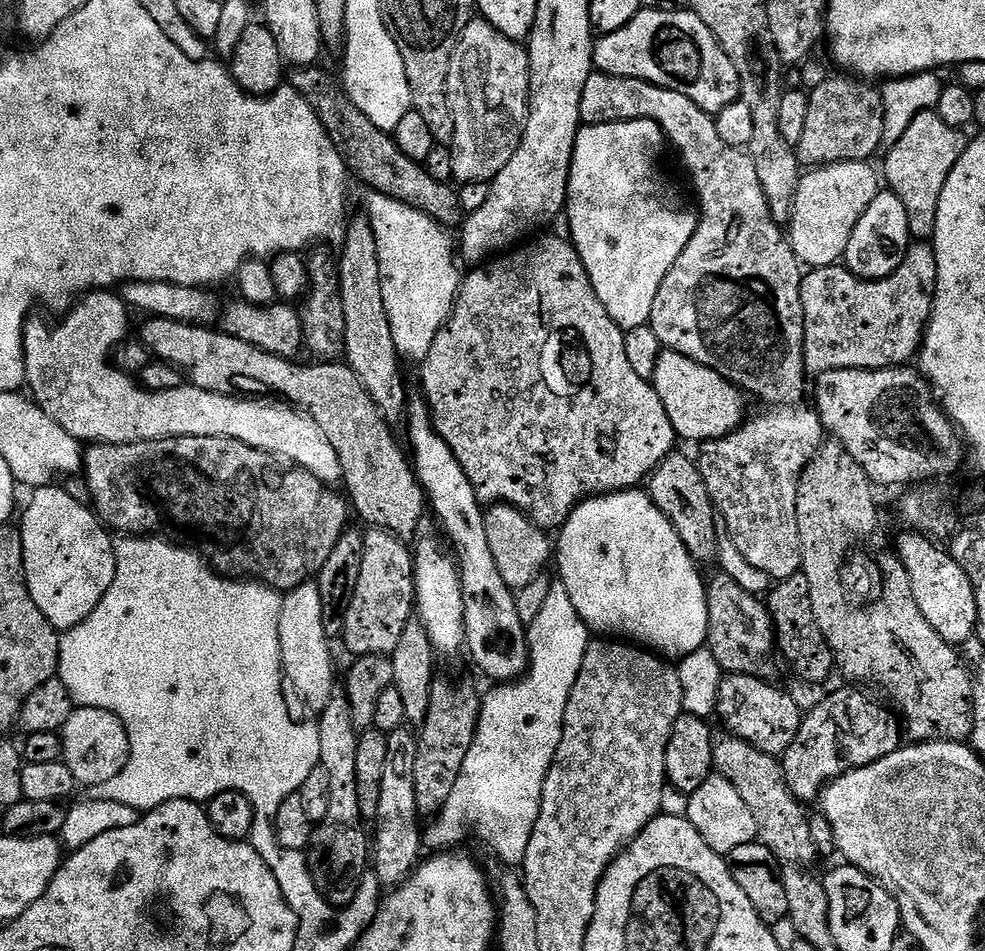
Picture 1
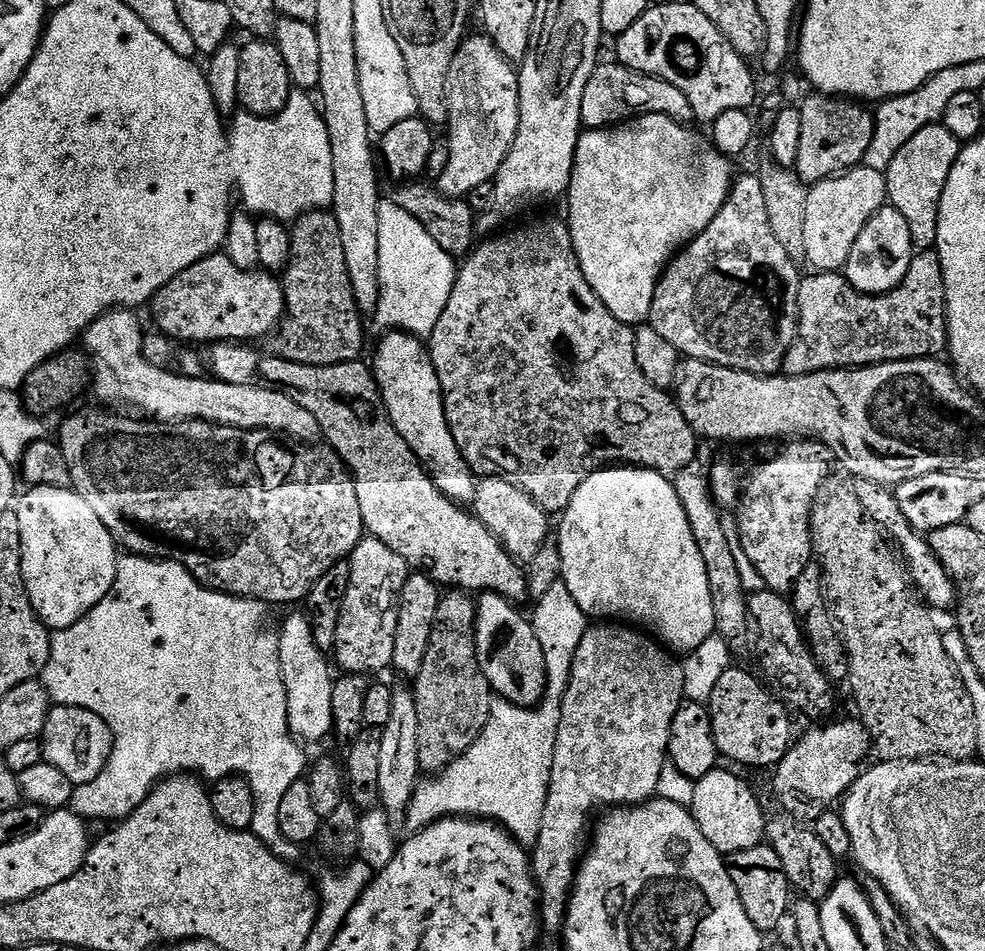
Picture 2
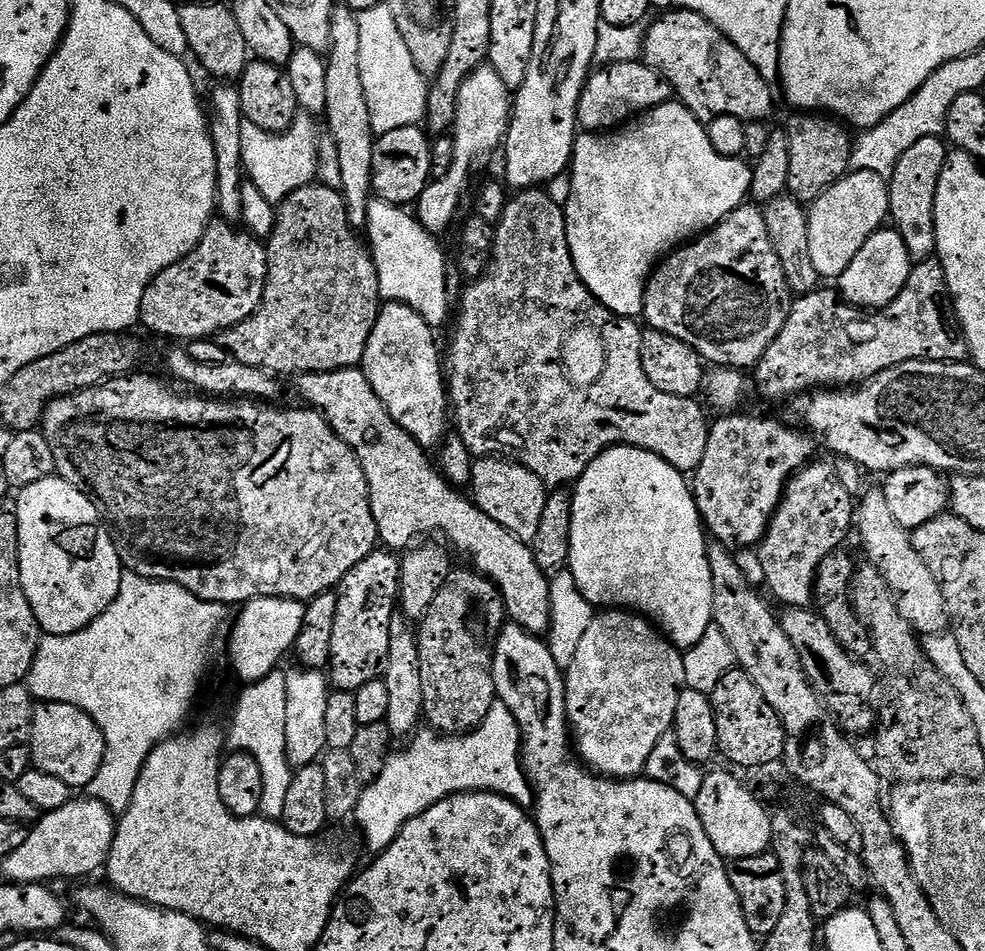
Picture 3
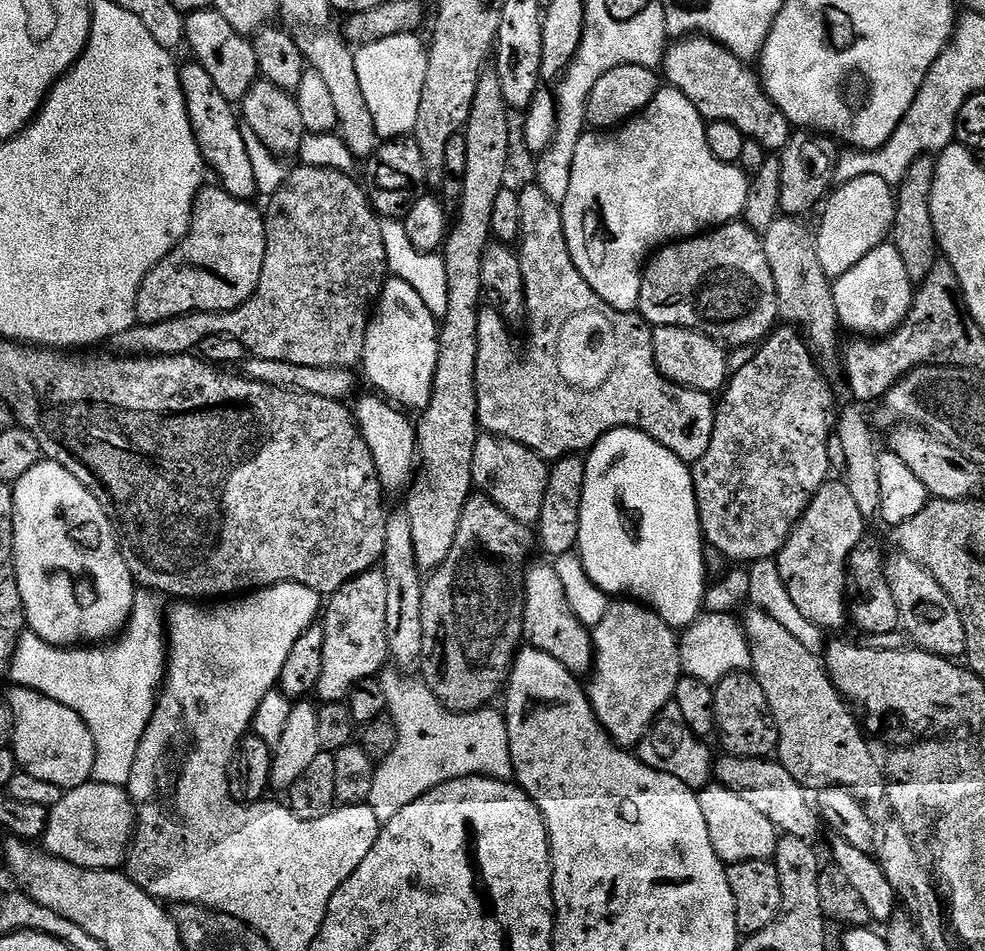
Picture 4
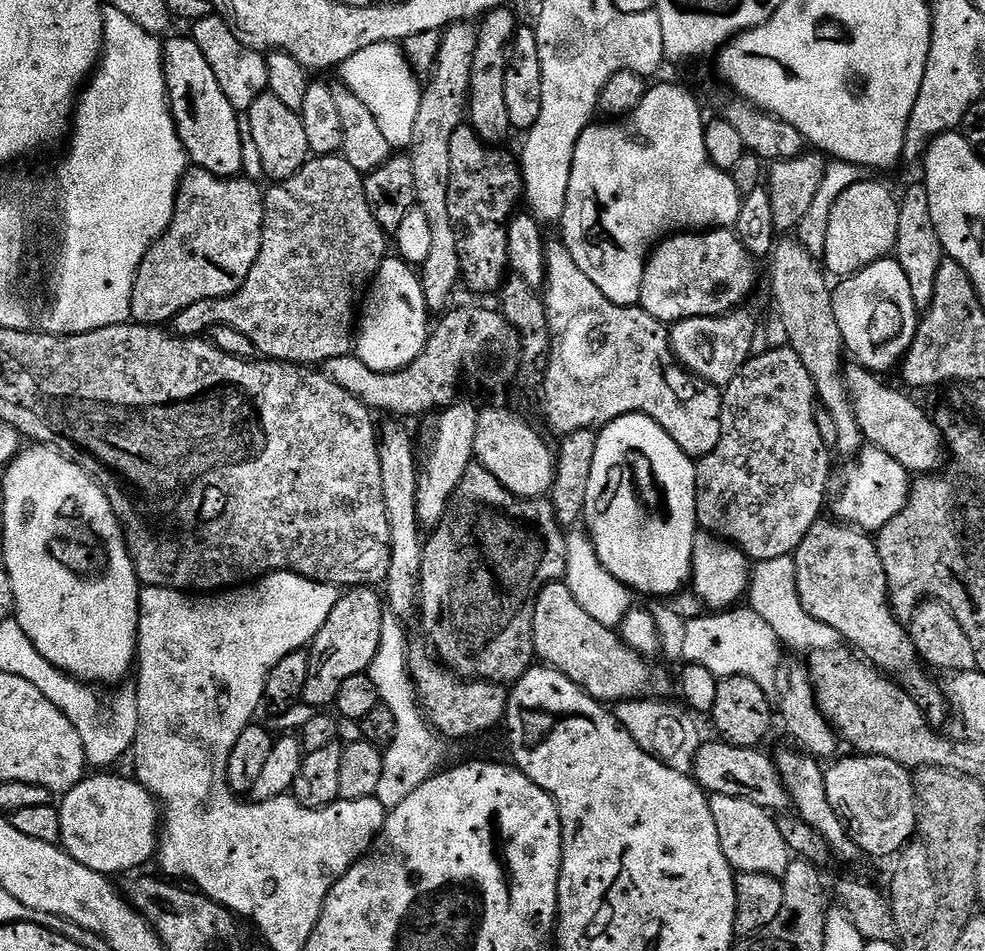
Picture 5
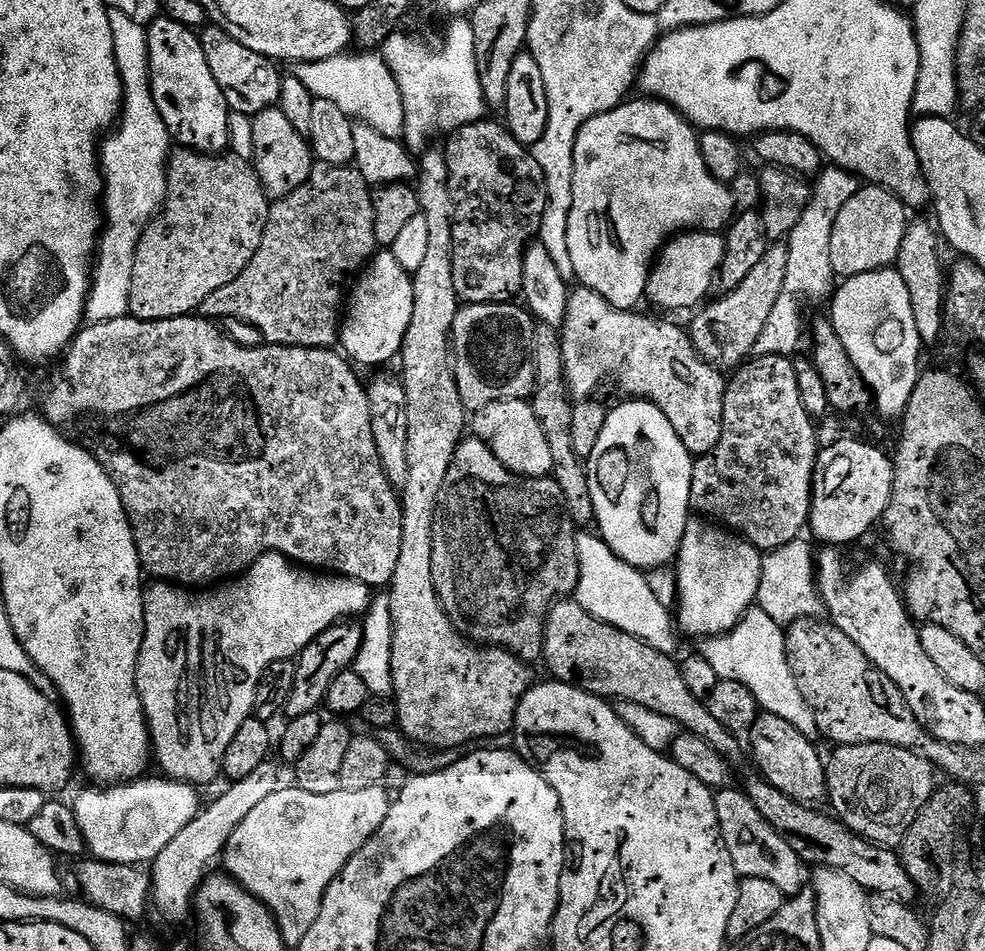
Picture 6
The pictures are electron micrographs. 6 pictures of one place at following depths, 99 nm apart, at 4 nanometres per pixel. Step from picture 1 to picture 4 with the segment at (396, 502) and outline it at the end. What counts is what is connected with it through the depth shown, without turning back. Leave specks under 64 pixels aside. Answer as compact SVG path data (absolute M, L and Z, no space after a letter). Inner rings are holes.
M383 395L364 396L354 407L354 421L374 460L380 479L380 487L385 493L407 489L418 464L416 454L416 426L397 405L389 402ZM551 563L536 564L527 569L524 577L524 640L529 645L555 658L577 678L584 678L592 670L592 634L573 615L562 590L555 567Z

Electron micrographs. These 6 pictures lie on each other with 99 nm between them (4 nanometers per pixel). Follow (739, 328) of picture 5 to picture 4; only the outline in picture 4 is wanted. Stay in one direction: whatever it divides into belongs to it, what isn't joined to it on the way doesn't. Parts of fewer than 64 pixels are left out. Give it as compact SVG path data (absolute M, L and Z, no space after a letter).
M653 327L652 345L654 346L654 362L658 366L660 374L673 384L693 388L699 392L716 394L727 385L730 379L727 356L729 353L726 351L725 345L711 340L706 333L696 328Z

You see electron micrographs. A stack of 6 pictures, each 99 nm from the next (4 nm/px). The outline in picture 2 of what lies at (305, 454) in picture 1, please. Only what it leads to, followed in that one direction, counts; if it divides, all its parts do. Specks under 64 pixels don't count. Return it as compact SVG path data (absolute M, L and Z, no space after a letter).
M126 308L110 310L82 333L82 348L90 357L90 388L104 403L101 405L112 410L131 410L156 422L205 420L231 428L285 432L296 442L312 442L320 436L314 414L274 388L254 384L234 386L215 378L191 380L167 368L150 366L142 355L145 329L140 328L136 315Z

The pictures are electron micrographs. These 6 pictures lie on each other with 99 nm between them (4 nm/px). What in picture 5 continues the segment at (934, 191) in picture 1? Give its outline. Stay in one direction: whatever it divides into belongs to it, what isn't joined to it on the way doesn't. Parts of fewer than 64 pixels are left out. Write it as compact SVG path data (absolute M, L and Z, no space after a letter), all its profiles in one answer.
M923 183L916 185L898 200L898 239L894 249L894 259L902 266L906 282L910 282L910 294L914 297L914 306L923 310L934 302L934 281L938 279L938 266L946 259L944 247L934 230L934 218L930 218L930 198Z

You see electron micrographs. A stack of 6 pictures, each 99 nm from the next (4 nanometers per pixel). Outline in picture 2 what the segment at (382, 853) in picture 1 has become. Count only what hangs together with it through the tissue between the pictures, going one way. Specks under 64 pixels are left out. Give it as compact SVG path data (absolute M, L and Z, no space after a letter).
M399 688L394 691L394 703L390 722L382 730L382 751L379 752L379 779L381 807L392 816L403 815L416 794L416 786L422 776L418 762L418 706L413 689Z

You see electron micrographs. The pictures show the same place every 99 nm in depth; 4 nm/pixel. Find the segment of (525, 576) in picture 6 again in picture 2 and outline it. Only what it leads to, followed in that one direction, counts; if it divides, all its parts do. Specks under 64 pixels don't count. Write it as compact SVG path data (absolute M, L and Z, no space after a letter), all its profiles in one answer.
M468 594L441 595L434 634L430 634L430 646L426 646L424 665L414 678L418 706L418 762L428 774L443 772L466 750L470 750L490 718L494 693L486 674L482 674L476 653L476 606L477 601Z

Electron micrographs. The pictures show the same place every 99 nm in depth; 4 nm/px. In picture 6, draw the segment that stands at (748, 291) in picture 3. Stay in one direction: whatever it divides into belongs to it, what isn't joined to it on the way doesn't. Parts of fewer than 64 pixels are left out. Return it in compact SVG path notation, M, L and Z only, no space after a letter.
M689 230L677 235L660 249L652 265L648 274L647 299L652 299L668 312L680 312L683 308L699 309L713 295L712 288L714 292L723 261L724 236L721 233Z

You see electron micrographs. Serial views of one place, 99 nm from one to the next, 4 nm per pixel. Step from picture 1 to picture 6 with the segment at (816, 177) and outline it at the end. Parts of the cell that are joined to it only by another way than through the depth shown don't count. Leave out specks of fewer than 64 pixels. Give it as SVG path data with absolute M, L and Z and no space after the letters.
M861 187L860 192L842 206L842 214L838 214L830 234L830 266L834 266L837 277L847 278L876 272L879 268L892 268L898 250L902 250L902 238L906 238L909 223L909 209L896 195L884 188Z

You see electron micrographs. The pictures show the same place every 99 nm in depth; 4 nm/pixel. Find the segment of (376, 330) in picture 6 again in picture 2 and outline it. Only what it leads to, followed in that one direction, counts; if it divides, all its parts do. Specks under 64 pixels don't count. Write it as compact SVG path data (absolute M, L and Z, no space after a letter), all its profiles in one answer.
M388 330L383 333L380 345L376 348L376 357L370 360L372 375L376 377L376 387L388 411L390 422L406 438L406 446L414 450L420 459L420 465L428 472L428 477L446 494L446 498L456 501L461 506L471 506L476 500L477 473L466 462L450 434L446 422L444 395L434 370L432 353L425 341L419 336L412 336L403 330Z

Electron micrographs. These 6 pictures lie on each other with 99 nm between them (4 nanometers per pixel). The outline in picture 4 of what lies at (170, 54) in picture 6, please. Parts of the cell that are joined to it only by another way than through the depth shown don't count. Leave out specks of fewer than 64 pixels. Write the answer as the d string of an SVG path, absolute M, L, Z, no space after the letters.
M195 62L181 67L178 72L182 94L185 95L186 110L190 126L196 135L197 144L203 156L203 163L220 175L219 187L239 200L255 201L258 196L258 181L254 178L254 165L250 163L250 153L246 151L245 139L242 138L242 120L234 109L233 101L222 98L210 79L210 74L202 70Z

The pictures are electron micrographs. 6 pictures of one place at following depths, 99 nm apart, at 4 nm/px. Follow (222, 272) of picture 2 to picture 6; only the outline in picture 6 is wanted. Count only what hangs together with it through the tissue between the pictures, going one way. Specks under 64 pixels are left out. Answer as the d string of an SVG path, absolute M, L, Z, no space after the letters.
M177 147L169 155L164 202L149 220L134 254L128 295L128 315L139 320L169 320L193 315L214 290L230 286L258 254L270 201L262 190L255 167L233 154L193 152Z

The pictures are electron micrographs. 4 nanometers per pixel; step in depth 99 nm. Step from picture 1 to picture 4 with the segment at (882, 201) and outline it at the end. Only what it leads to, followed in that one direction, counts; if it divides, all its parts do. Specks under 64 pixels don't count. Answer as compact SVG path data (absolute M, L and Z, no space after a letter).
M885 242L878 245L858 266L846 270L846 274L835 277L832 293L834 306L841 325L852 334L864 338L883 338L892 335L908 316L914 295L914 285L906 274L902 254L895 244Z

